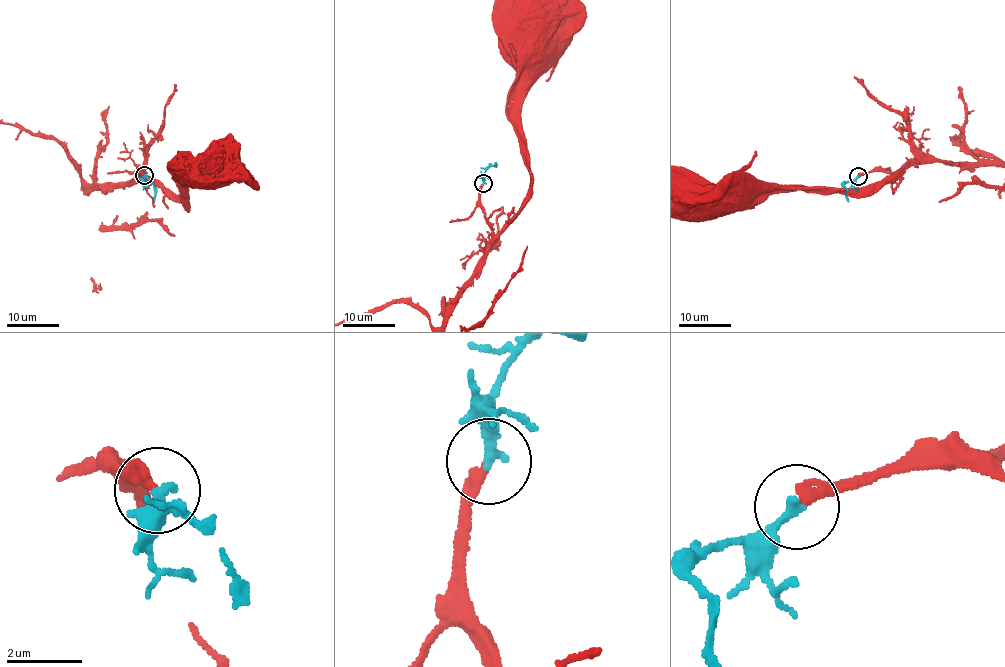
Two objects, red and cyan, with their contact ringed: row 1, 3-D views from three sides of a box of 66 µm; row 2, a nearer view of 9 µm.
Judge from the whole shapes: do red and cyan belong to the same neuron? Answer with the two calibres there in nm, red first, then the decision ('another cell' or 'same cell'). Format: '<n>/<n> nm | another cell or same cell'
280/280 nm | same cell

